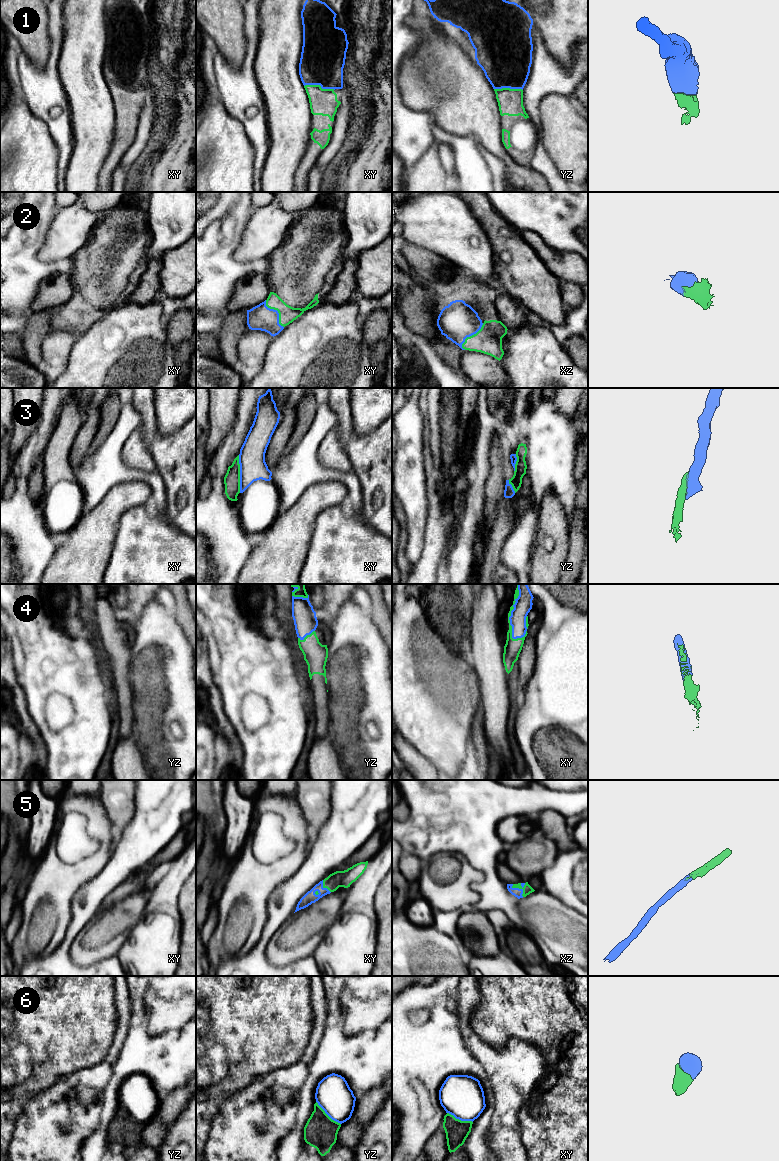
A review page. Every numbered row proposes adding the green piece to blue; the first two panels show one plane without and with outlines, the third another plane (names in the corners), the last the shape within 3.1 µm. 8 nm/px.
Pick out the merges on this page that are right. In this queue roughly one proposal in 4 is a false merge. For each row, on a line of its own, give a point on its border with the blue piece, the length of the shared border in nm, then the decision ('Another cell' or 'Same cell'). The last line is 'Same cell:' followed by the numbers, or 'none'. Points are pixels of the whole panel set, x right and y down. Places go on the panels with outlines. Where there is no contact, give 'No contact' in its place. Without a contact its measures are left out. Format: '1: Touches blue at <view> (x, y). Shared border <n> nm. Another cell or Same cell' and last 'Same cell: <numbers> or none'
1: Touches blue at xy (319, 84). Shared border 260 nm. Same cell
2: Touches blue at xy (277, 311). Shared border 260 nm. Same cell
3: Touches blue at xy (240, 474). Shared border 300 nm. Another cell
4: Touches blue at xy (511, 612). Shared border 440 nm. Same cell
5: Touches blue at xz (518, 888). Shared border 140 nm. Same cell
6: Touches blue at yz (327, 1114). Shared border 280 nm. Same cell
Same cell: 1, 2, 4, 5, 6

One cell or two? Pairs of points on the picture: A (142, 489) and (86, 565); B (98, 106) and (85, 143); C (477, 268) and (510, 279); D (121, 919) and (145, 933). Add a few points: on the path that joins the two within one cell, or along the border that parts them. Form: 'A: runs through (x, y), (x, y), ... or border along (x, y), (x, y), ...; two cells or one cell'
A: runs through (122, 503), (96, 529), (88, 545); one cell
B: runs through (93, 115), (93, 134); one cell
C: border along (492, 251), (494, 256), (493, 283); two cells
D: border along (145, 906), (143, 916), (121, 947); two cells

